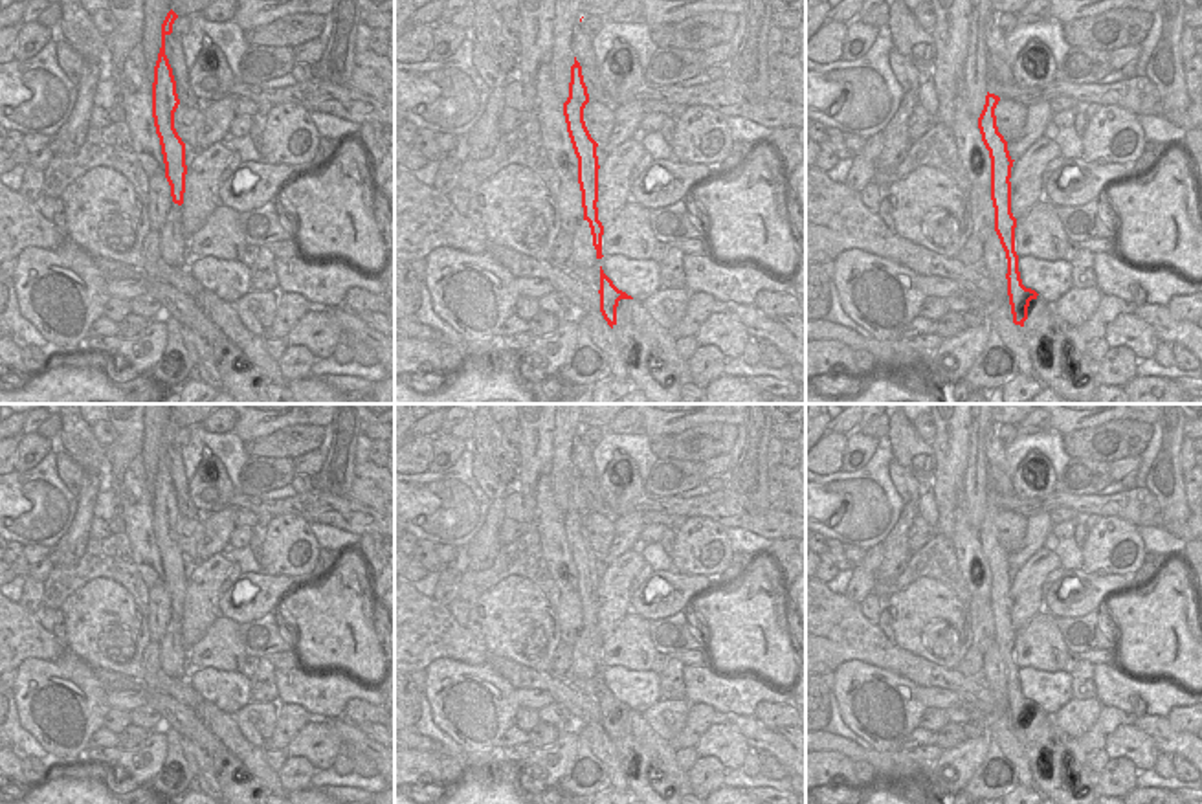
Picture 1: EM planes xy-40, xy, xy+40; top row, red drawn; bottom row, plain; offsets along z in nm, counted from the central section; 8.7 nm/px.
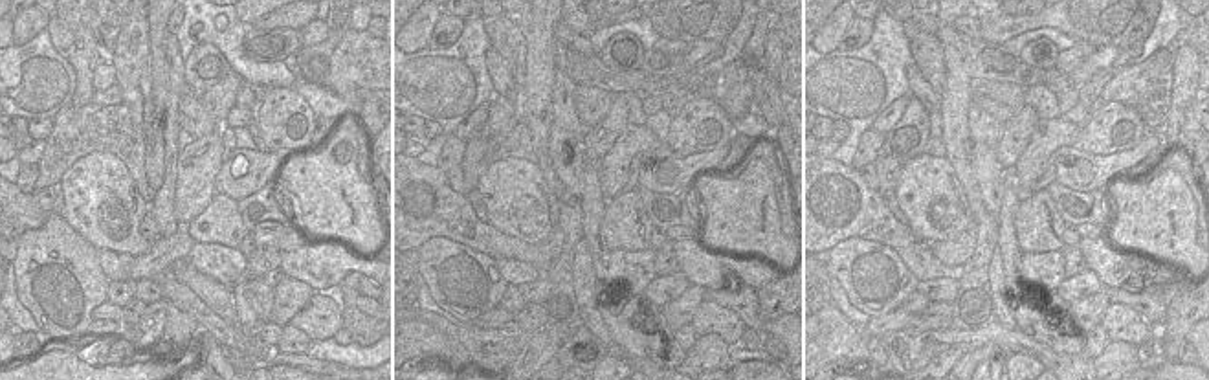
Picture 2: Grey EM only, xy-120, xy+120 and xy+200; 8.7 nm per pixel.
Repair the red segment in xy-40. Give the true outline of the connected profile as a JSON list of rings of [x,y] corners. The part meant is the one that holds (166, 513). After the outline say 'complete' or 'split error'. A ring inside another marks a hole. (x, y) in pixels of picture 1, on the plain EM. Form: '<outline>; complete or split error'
[[[171,420],[161,435],[161,459],[154,477],[154,494],[152,494],[152,529],[156,545],[160,549],[165,589],[171,597],[173,613],[182,617],[185,604],[185,554],[174,540],[174,523],[180,516],[176,505],[176,492],[173,479],[165,466],[165,448],[173,444],[173,435],[178,426]]]; complete

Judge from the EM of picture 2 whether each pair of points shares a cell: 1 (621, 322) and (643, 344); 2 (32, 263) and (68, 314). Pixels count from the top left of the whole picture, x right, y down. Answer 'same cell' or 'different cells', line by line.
1: same cell
2: same cell

